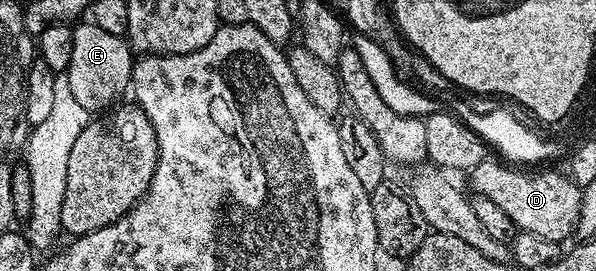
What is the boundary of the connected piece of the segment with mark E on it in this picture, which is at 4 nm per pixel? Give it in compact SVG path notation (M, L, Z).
M80 21L72 30L74 53L67 69L70 90L82 104L82 109L90 113L103 113L117 102L120 94L129 90L132 81L134 52L127 38L106 33L90 21Z

